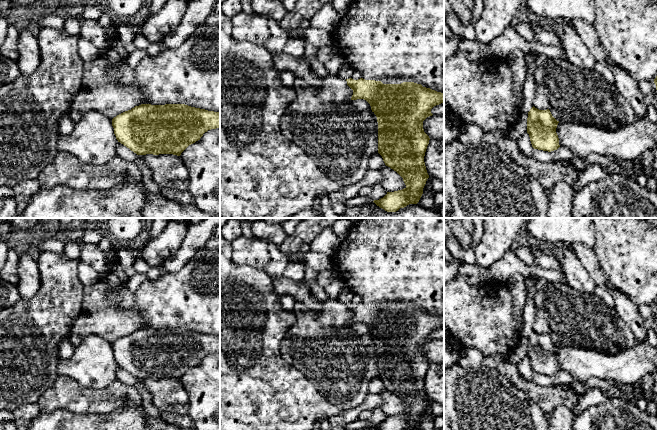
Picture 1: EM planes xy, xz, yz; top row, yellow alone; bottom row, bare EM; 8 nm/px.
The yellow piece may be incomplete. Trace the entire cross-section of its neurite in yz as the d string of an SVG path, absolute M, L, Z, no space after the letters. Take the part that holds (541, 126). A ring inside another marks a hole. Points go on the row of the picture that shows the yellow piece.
M533 106L527 118L527 133L532 147L548 152L557 150L560 147L556 133L558 123L549 109L539 110Z

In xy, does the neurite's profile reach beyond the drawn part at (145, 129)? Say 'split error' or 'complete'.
complete

